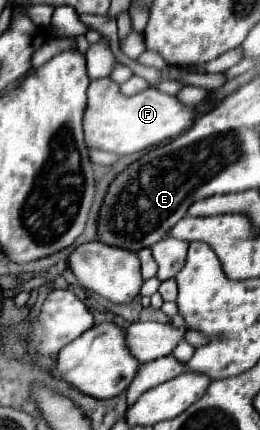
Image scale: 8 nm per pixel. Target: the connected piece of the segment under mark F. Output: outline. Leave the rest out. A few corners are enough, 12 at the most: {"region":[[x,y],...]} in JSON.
{"region":[[91,81],[89,147],[129,155],[187,131],[197,107]]}

